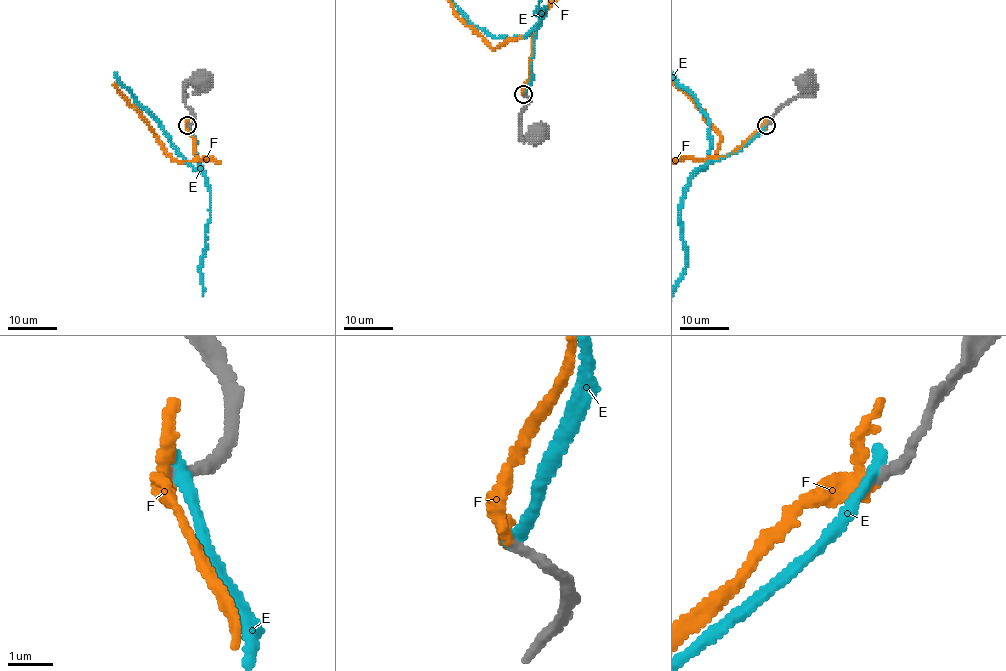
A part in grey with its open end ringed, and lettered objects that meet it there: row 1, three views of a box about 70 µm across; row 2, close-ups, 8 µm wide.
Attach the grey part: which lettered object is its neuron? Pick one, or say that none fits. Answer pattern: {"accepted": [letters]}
{"accepted": ["F"]}

